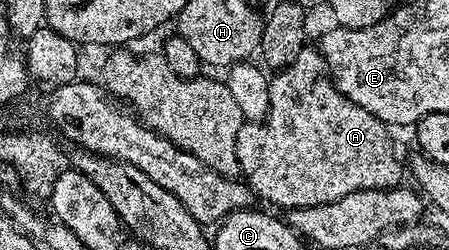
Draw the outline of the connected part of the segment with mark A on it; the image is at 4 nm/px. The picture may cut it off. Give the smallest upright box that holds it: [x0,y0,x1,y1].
[235,49,401,209]

